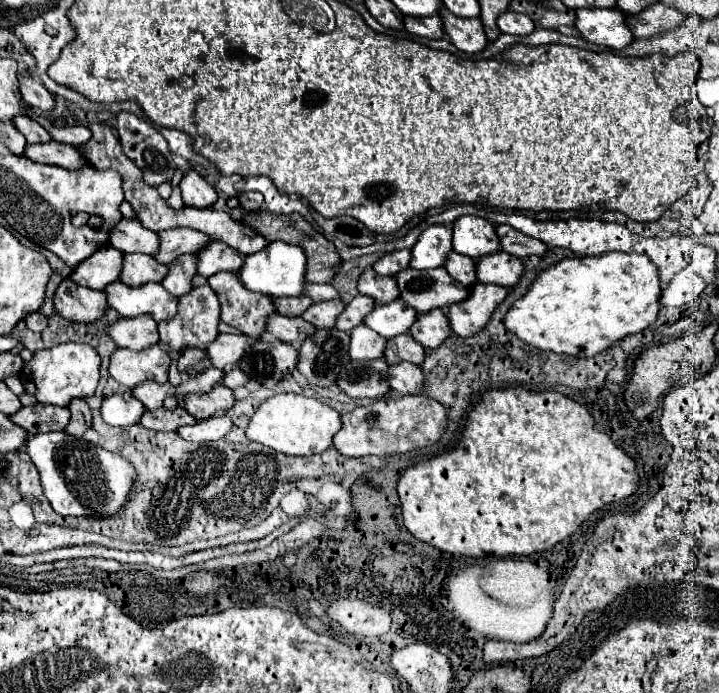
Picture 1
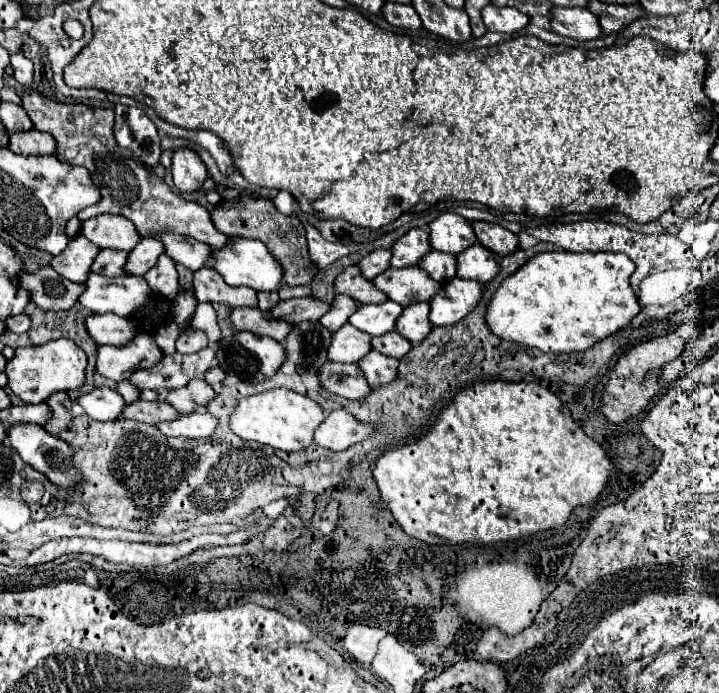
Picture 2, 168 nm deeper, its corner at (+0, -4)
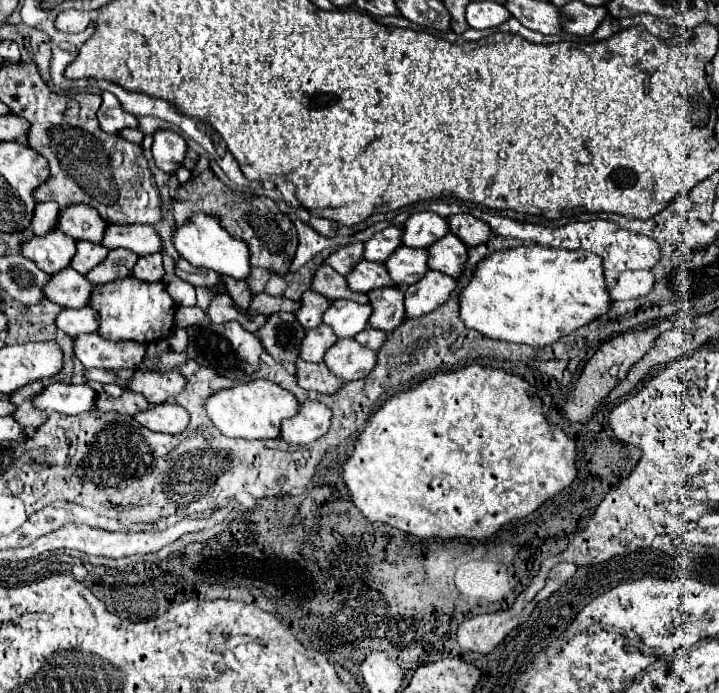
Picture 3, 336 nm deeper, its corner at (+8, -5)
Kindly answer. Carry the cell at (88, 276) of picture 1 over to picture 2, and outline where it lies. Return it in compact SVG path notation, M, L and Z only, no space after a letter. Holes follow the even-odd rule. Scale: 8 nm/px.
M76 235L70 239L70 243L66 245L66 249L60 255L52 257L50 267L58 275L62 275L74 283L84 283L98 251L100 249L94 247L94 243L90 243L86 237Z

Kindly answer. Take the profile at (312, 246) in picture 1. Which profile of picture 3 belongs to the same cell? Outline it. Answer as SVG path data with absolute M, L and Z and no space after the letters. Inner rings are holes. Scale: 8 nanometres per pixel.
M206 156L200 158L200 162L196 164L196 168L192 172L192 178L188 180L188 184L184 184L178 190L176 200L172 202L172 214L174 214L176 224L190 224L192 216L198 212L218 218L220 226L226 228L226 232L230 232L230 236L244 240L250 248L250 264L252 266L266 268L282 278L290 272L290 264L292 264L292 258L296 254L296 246L298 246L296 228L290 222L290 218L286 214L282 214L278 210L278 206L266 196L252 198L248 194L234 192L228 186L224 186L212 174Z

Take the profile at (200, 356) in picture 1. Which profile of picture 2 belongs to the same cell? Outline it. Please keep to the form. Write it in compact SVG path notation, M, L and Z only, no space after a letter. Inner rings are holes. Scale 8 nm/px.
M182 331L176 341L176 351L188 355L204 349L206 345L208 345L208 339L204 331Z

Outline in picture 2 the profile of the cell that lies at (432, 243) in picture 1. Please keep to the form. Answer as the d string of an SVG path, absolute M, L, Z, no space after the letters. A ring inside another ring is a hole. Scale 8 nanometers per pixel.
M410 229L406 235L402 235L392 247L392 267L410 267L418 265L418 261L428 253L430 243L428 243L428 233L424 229Z

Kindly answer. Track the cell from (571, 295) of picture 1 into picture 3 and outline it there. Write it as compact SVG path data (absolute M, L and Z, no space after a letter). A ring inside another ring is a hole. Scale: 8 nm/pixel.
M518 246L494 252L478 264L474 278L460 296L460 316L468 328L478 330L494 340L518 342L538 348L550 346L562 336L576 332L582 326L588 326L590 322L606 314L610 306L612 298L606 286L604 264L600 256L596 256L594 252L570 252L546 246Z

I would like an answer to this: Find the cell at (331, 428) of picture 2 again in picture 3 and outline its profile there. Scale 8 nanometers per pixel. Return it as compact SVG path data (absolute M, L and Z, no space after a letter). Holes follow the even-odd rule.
M306 400L294 420L282 424L282 440L296 446L306 446L322 438L330 430L332 410L318 400Z

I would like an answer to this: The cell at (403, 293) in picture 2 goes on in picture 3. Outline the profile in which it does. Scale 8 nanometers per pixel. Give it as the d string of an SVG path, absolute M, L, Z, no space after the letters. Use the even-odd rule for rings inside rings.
M362 260L360 264L356 264L356 268L350 272L350 276L346 276L348 286L354 292L370 292L376 288L394 288L398 286L384 264L374 264L368 260Z

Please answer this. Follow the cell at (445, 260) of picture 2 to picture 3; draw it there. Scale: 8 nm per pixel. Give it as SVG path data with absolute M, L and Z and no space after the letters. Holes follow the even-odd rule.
M402 246L398 248L398 252L394 252L394 256L390 256L390 260L386 260L386 268L396 284L410 286L428 272L426 260L428 260L426 250Z

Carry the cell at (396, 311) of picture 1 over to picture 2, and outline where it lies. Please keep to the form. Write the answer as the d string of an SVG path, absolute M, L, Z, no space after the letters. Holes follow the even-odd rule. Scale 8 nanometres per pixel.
M388 299L380 305L360 305L350 315L348 323L352 327L356 327L358 331L378 337L388 331L394 331L394 325L396 325L396 319L400 317L400 313L402 313L402 305Z

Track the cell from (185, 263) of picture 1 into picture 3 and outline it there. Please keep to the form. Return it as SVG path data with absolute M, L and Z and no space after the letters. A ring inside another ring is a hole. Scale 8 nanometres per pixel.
M148 254L148 256L140 256L134 270L132 270L134 278L142 280L142 282L160 282L164 276L164 268L162 268L162 254Z

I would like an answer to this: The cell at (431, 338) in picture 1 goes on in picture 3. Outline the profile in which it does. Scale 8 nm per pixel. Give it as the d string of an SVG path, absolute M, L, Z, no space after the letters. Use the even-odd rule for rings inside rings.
M382 288L368 292L368 296L370 296L370 304L374 304L370 326L386 334L394 332L398 324L402 324L402 320L406 318L404 292L400 288Z

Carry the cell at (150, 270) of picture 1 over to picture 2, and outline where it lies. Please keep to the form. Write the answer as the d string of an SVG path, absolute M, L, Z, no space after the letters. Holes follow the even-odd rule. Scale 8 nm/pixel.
M100 249L98 259L92 263L92 271L106 275L106 277L116 277L116 275L126 275L124 273L124 263L126 263L126 251L114 251L114 249Z

